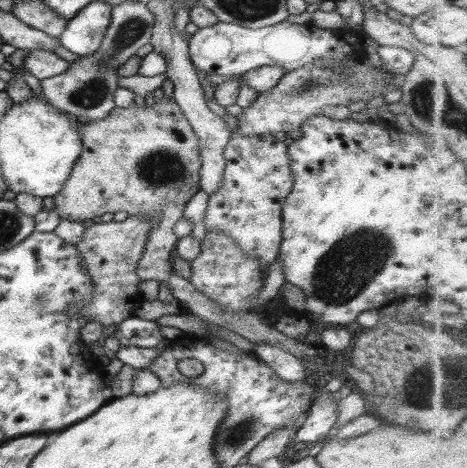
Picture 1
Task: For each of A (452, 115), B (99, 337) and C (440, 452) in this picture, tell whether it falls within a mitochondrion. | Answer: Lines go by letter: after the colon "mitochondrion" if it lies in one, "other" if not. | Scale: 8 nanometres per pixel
A: mitochondrion
B: other
C: other

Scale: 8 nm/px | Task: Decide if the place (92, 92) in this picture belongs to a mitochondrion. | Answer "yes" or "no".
yes

